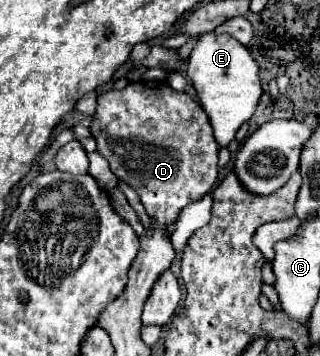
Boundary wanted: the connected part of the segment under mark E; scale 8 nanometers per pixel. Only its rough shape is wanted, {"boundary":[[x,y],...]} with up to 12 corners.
{"boundary":[[199,35],[187,75],[221,147],[261,97],[249,49]]}

